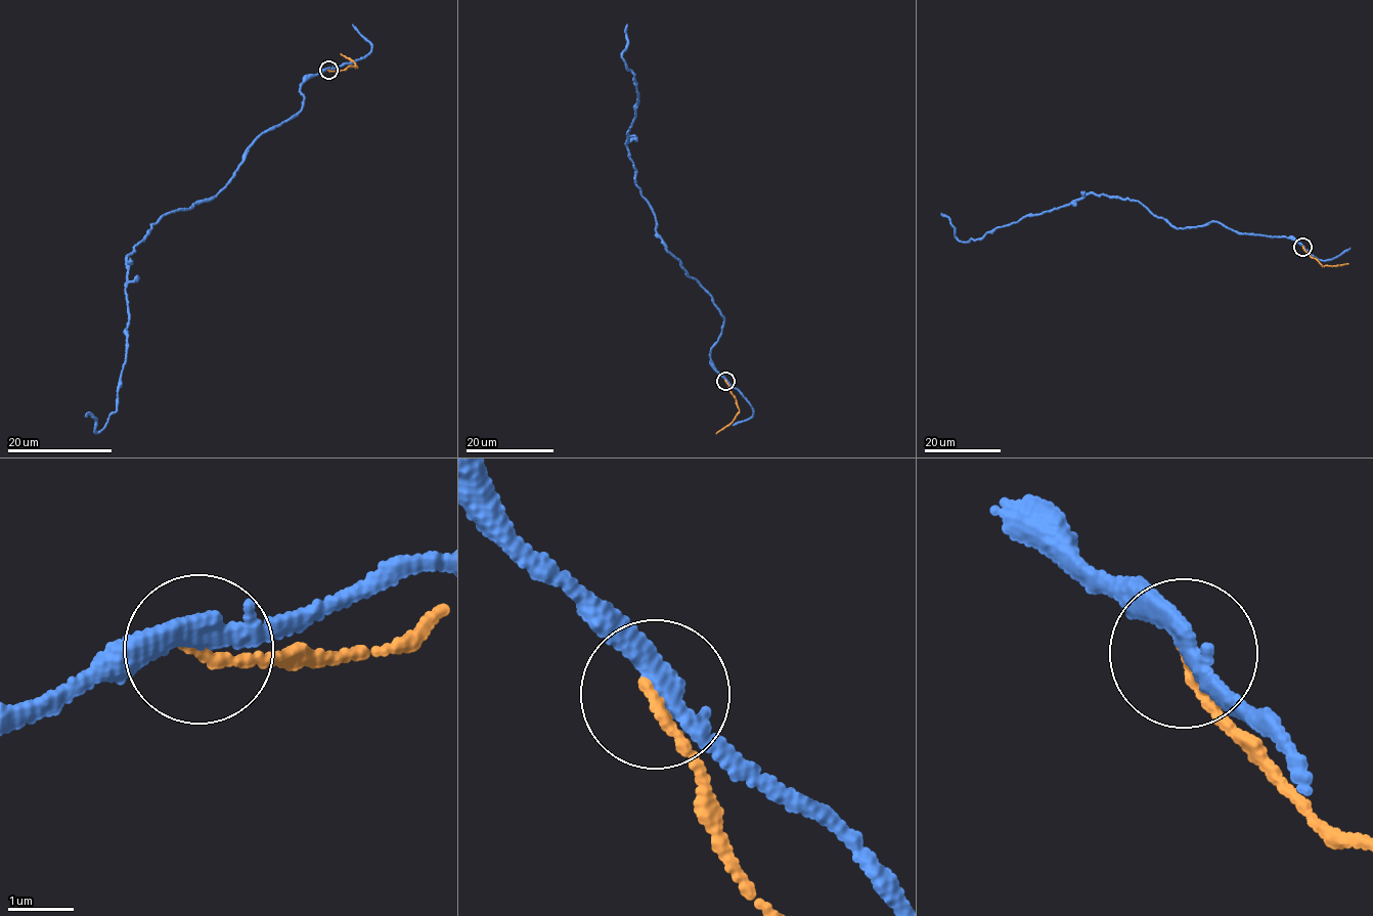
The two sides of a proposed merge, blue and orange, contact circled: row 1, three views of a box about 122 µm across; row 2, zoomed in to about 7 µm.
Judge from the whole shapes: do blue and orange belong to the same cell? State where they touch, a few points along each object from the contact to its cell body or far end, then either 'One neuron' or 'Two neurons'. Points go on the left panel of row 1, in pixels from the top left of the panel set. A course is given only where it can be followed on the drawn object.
Place: (328, 70). Course of blue: (328, 70), (216, 195), (164, 215), (129, 255), (116, 411), (97, 432), (86, 415). Course of orange: (328, 70), (344, 70), (349, 64), (356, 67), (341, 54). Two neurons

